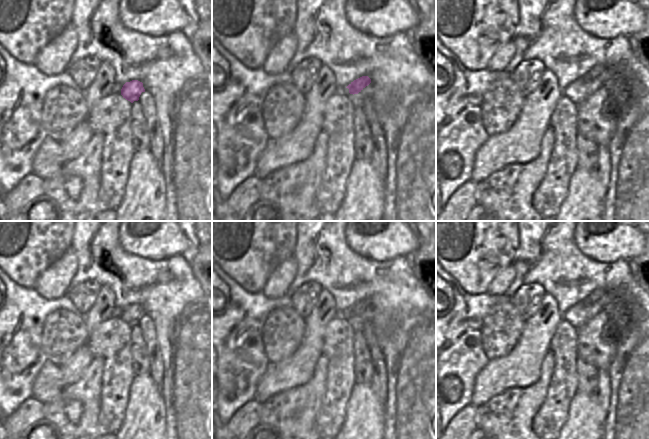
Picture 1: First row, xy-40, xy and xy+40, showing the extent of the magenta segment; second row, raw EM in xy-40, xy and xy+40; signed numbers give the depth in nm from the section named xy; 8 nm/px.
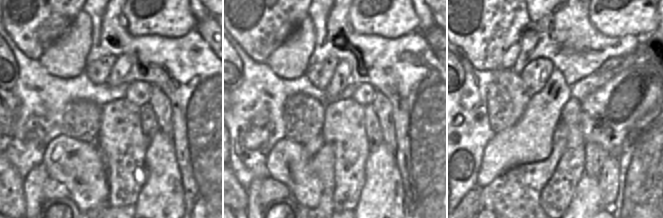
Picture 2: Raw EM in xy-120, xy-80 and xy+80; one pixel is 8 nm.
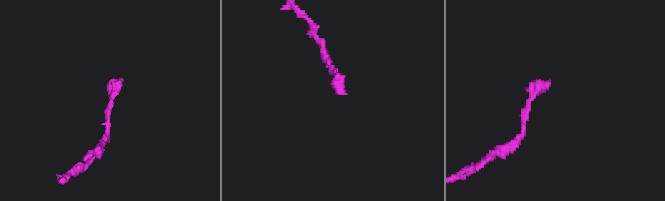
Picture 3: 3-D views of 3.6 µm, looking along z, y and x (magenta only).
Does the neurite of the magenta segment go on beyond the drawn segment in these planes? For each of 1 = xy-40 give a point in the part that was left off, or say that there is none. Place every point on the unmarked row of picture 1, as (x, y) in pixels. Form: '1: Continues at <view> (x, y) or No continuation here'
1: No continuation here.

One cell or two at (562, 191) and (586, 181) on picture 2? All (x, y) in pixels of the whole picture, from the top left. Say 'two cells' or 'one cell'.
two cells

